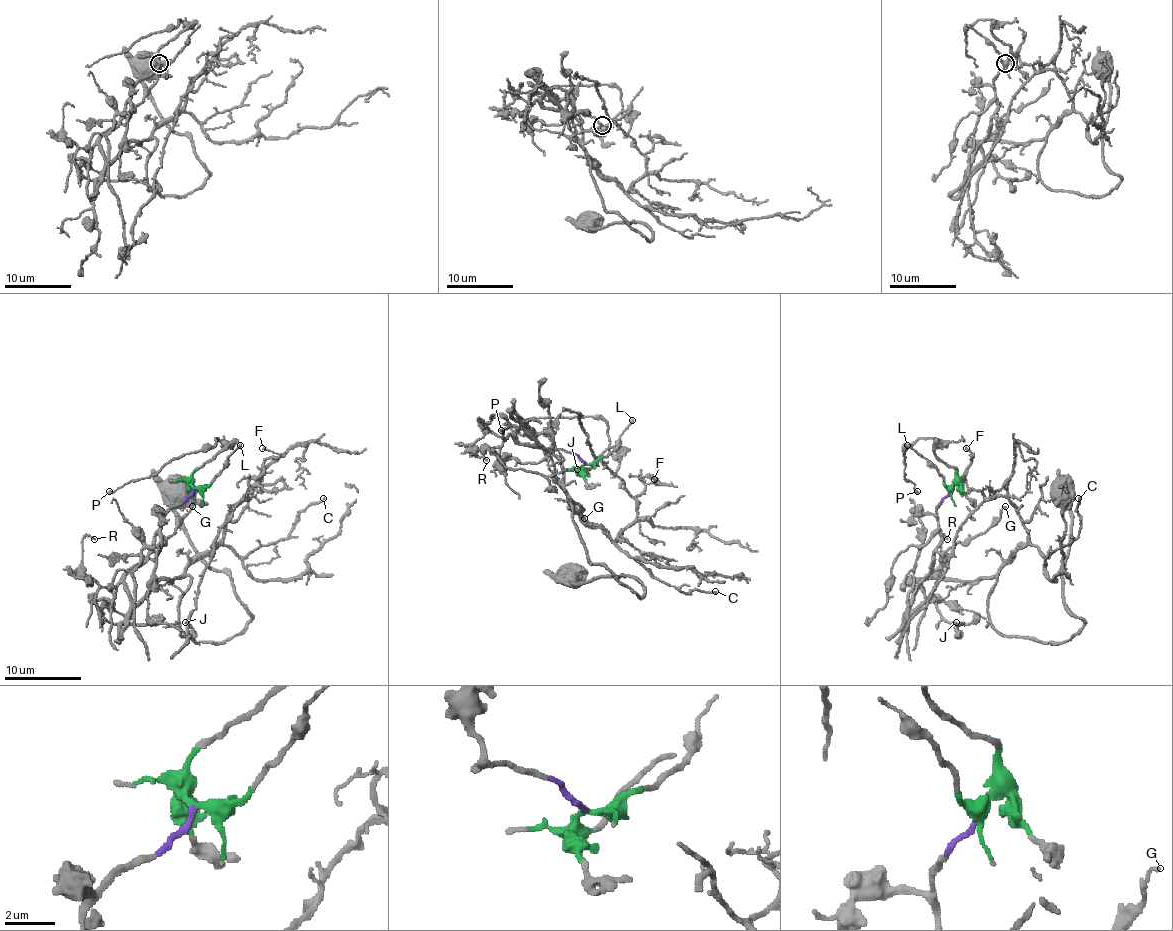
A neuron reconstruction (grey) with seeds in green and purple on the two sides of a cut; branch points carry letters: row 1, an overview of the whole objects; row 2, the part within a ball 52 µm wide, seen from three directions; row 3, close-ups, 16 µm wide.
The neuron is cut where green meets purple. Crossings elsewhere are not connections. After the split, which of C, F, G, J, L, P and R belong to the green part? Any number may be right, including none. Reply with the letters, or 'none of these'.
L, P

